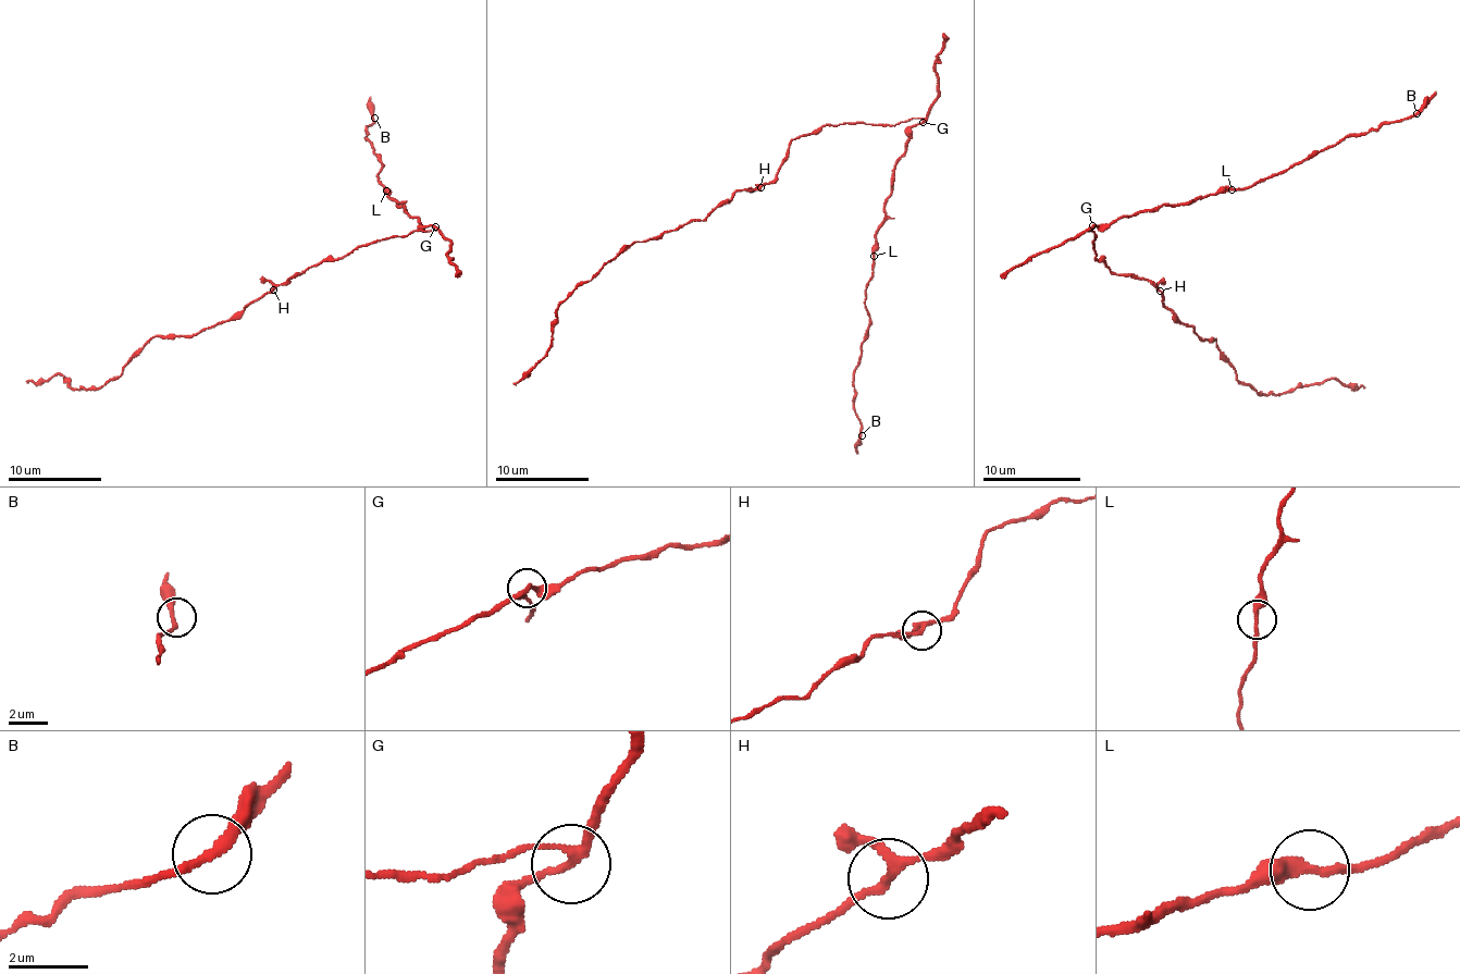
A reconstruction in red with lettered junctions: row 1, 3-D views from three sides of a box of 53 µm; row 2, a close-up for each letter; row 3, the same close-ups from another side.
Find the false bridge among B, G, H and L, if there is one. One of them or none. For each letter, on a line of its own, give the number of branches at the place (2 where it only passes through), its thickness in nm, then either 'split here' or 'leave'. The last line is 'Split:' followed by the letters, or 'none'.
B: 2 branches meet; 220 nm thick; leave
G: 3 branches meet; 190 nm thick; leave
H: 3 branches meet; 200 nm thick; leave
L: 2 branches meet; 280 nm thick; leave
Split: none

